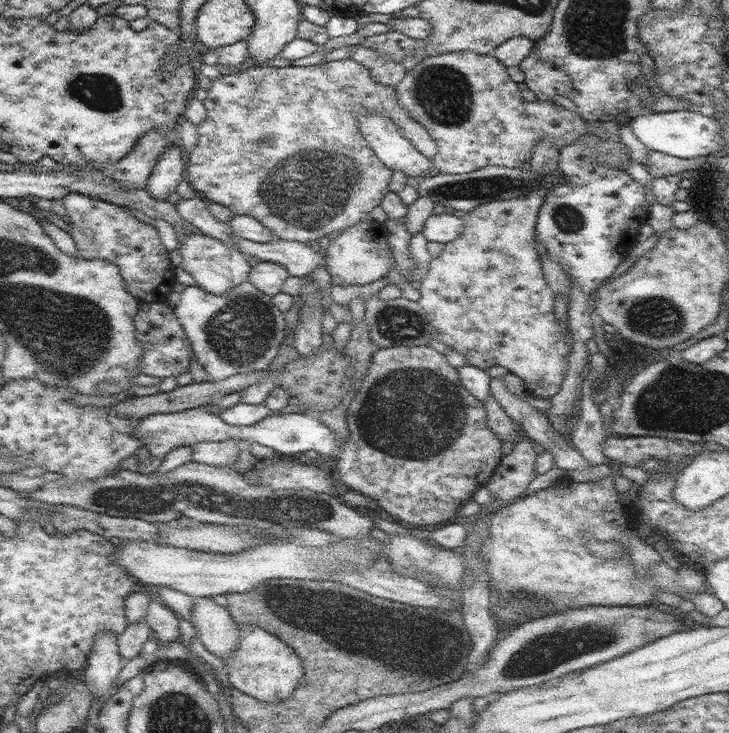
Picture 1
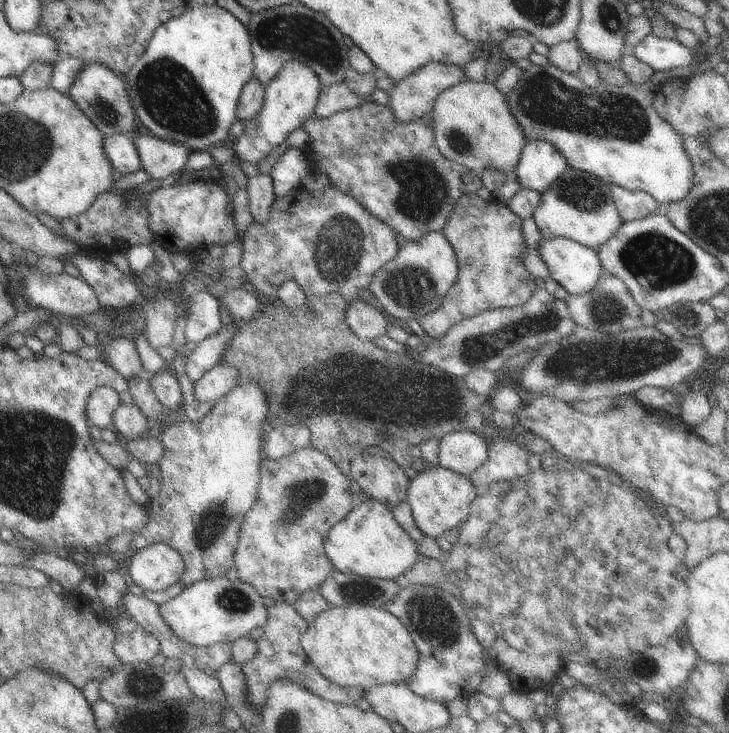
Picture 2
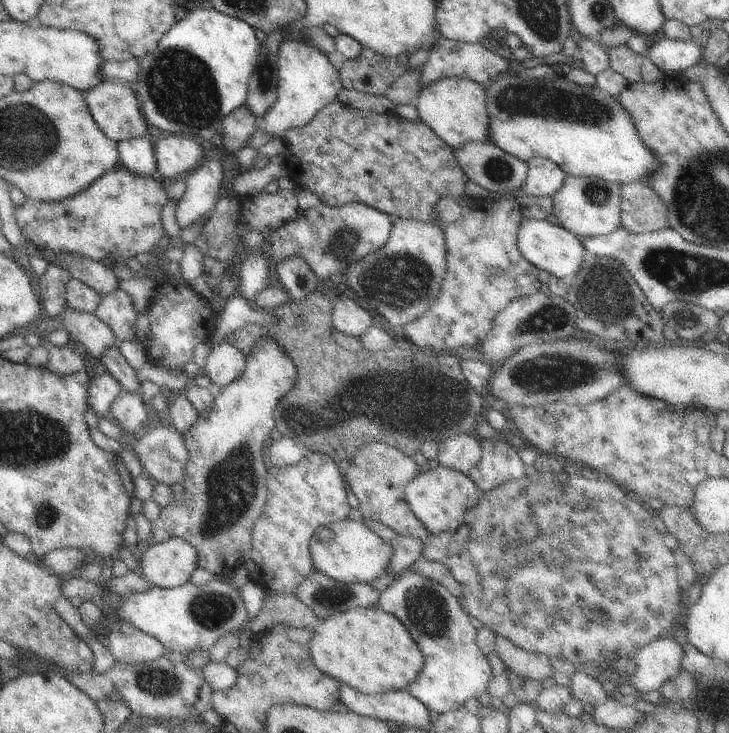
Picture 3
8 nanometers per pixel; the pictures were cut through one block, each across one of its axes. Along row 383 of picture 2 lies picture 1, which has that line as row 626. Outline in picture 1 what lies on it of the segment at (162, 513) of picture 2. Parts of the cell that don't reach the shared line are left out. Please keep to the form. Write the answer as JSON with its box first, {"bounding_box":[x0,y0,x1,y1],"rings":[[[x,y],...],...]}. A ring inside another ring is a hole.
{"bounding_box":[225,626,304,703],"rings":[[[243,626],[238,648],[226,658],[225,666],[231,687],[252,696],[258,702],[280,703],[293,696],[298,680],[304,674],[302,661],[296,651],[276,637],[258,626]]]}

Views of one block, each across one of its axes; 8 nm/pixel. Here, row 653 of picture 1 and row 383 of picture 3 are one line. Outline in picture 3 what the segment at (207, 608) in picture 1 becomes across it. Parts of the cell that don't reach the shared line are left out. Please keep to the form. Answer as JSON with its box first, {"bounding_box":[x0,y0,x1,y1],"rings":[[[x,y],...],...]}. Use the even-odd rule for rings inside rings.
{"bounding_box":[202,341,247,392],"rings":[[[222,341],[210,349],[202,371],[212,382],[216,392],[238,380],[246,363],[247,357],[235,345]]]}

